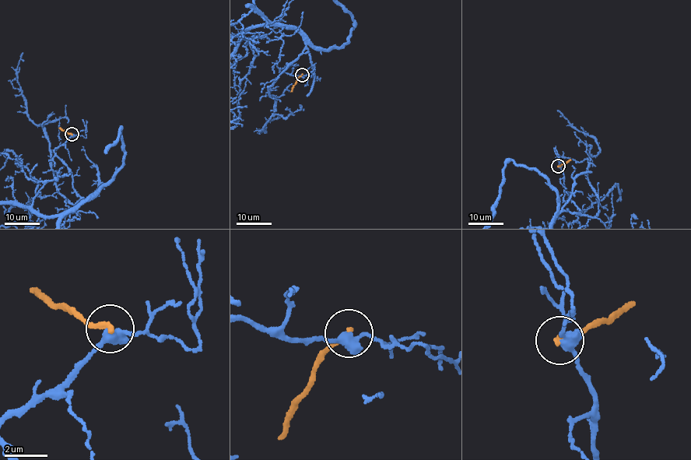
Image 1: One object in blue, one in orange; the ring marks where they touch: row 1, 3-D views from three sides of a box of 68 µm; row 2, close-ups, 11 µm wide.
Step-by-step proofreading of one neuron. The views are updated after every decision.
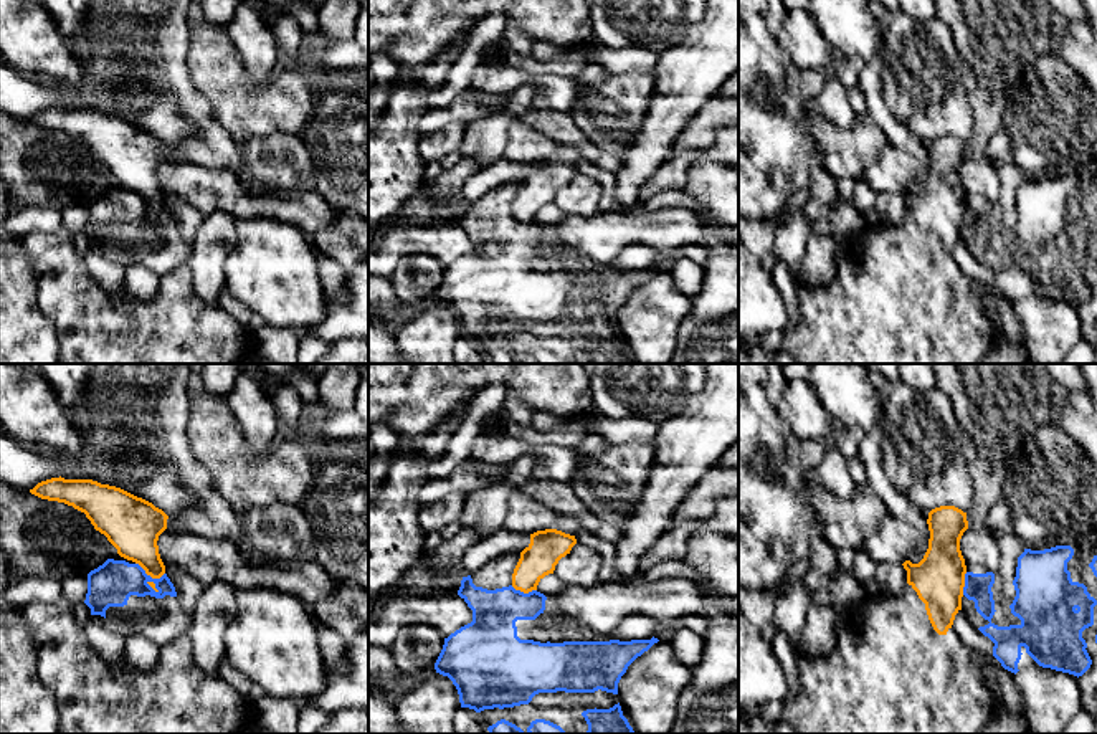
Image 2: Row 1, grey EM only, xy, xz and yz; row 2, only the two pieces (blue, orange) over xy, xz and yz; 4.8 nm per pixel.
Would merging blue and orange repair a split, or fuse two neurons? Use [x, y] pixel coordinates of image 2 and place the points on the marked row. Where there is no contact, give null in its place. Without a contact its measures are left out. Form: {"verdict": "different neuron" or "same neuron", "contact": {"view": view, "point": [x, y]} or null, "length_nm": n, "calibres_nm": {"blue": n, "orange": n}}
{"verdict": "different neuron", "contact": {"view": "xy", "point": [151, 577]}, "length_nm": 190, "calibres_nm": {"blue": 220, "orange": 240}}

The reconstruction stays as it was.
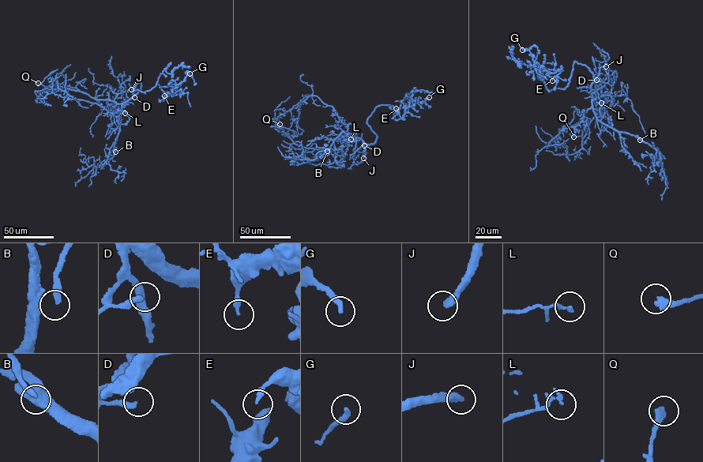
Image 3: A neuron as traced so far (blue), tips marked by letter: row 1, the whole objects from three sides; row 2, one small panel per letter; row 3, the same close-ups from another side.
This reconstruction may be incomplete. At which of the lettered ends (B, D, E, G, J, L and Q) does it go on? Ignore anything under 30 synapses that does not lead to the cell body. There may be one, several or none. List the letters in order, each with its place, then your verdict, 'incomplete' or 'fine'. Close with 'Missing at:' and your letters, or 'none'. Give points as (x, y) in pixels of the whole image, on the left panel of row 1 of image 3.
B: (115, 152) | incomplete
D: (134, 97) | incomplete
E: (164, 95) | fine
G: (189, 73) | fine
J: (131, 89) | incomplete
L: (125, 113) | fine
Q: (38, 83) | fine
Missing at: B, D, J

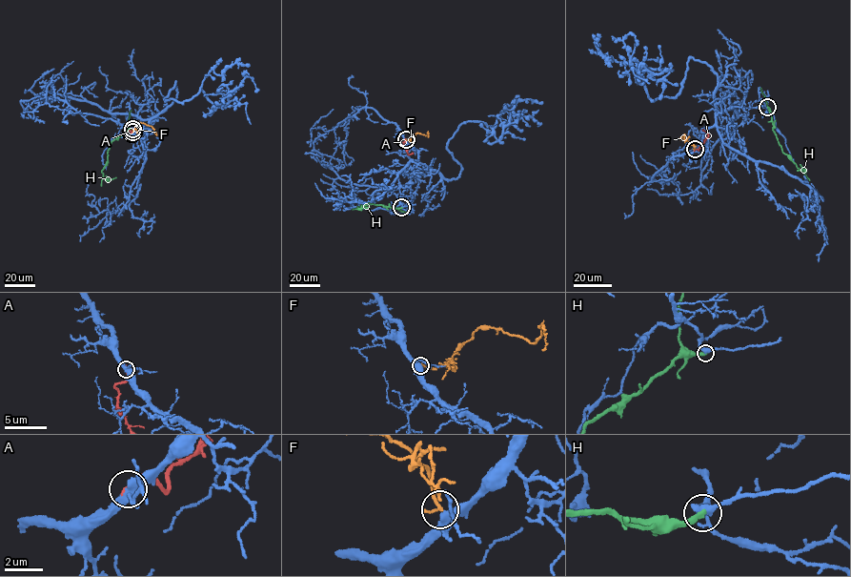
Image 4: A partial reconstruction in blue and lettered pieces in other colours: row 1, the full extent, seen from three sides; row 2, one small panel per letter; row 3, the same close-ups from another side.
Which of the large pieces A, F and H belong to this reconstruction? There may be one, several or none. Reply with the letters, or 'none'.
F

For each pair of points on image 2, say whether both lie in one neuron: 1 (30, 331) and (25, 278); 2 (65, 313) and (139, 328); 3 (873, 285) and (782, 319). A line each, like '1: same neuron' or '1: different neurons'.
1: same neuron
2: same neuron
3: different neurons

